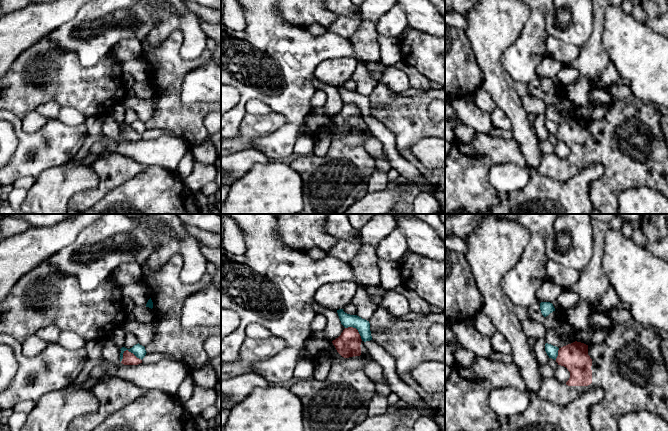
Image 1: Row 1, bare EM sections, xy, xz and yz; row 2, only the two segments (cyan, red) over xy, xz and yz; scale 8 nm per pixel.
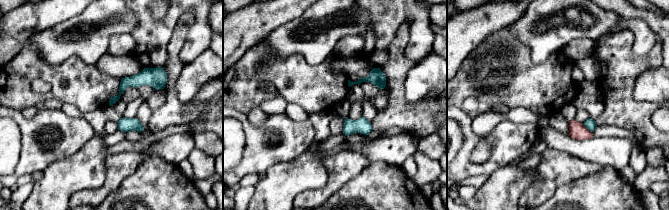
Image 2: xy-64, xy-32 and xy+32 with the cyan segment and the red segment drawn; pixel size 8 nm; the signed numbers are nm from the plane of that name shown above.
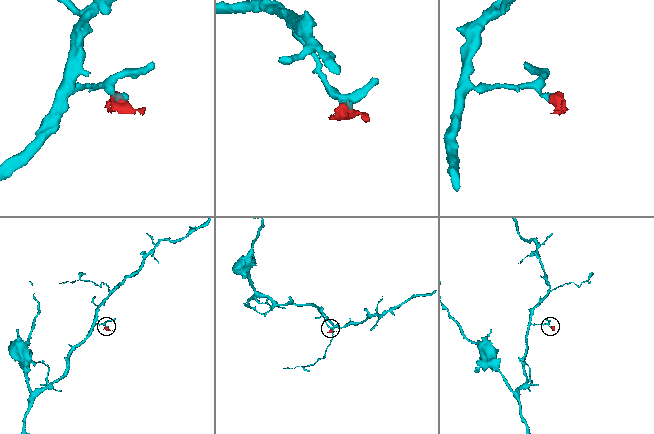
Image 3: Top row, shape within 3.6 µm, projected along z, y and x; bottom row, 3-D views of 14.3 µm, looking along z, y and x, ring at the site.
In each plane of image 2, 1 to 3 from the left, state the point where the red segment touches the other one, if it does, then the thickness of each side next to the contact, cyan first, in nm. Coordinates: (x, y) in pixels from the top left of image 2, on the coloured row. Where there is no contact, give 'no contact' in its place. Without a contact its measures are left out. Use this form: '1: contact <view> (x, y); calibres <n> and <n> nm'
1: no contact
2: no contact
3: contact xy+32 (587, 128); calibres 80 and 140 nm

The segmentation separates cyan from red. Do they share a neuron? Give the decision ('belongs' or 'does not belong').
does not belong

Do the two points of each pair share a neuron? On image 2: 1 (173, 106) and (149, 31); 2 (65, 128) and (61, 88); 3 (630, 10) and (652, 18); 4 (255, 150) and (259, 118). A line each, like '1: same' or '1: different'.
1: different
2: different
3: same
4: different

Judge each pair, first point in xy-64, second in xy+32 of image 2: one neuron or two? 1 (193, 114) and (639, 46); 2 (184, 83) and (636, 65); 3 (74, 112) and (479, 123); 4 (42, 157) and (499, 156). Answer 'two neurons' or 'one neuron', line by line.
1: two neurons
2: two neurons
3: one neuron
4: one neuron

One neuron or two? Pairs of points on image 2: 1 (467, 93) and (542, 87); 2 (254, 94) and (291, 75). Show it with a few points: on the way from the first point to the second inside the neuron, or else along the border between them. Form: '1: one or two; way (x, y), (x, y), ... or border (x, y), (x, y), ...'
1: one; way (486, 100), (495, 96), (512, 95), (523, 88)
2: one; way (254, 82), (261, 75), (279, 75)

